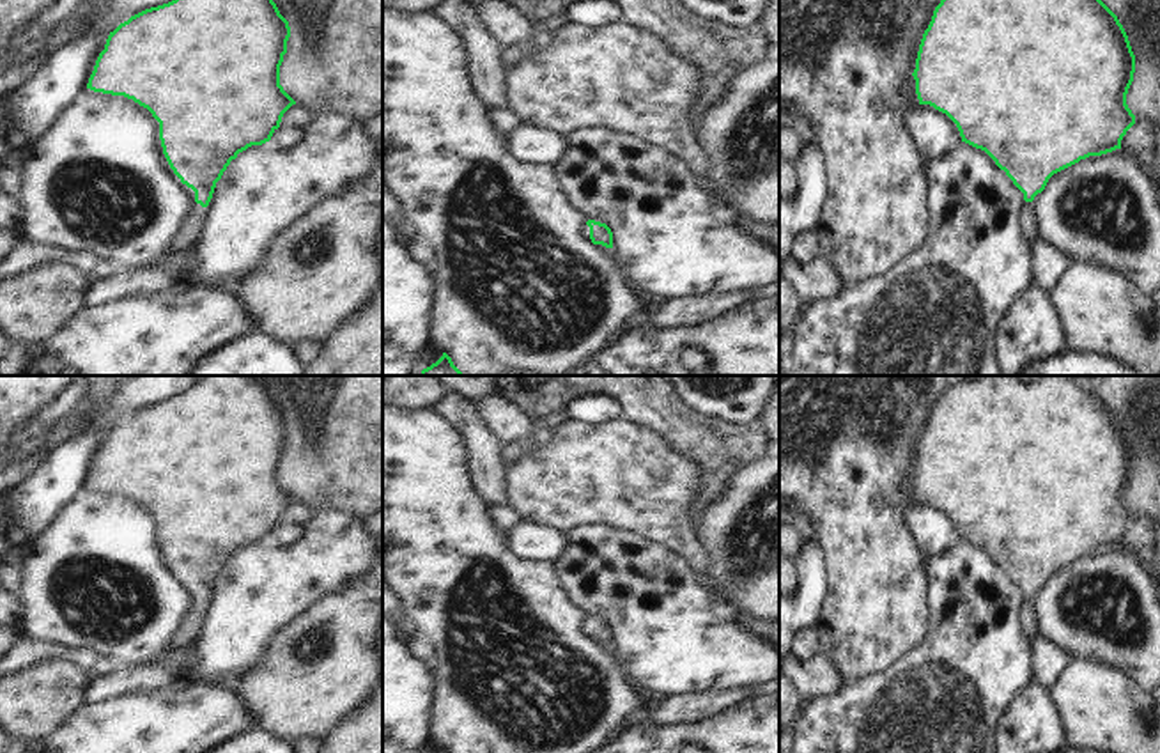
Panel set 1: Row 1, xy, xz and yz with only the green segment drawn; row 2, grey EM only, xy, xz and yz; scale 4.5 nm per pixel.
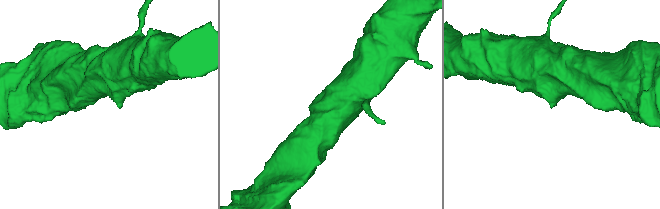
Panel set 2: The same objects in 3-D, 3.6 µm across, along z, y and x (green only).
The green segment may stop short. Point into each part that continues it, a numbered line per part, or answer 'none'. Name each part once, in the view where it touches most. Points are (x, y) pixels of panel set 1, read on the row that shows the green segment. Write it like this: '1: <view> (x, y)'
1: xy (193, 222)

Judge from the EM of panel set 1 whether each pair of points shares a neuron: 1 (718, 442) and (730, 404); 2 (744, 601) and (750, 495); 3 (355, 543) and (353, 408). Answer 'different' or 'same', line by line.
1: different
2: same
3: different

